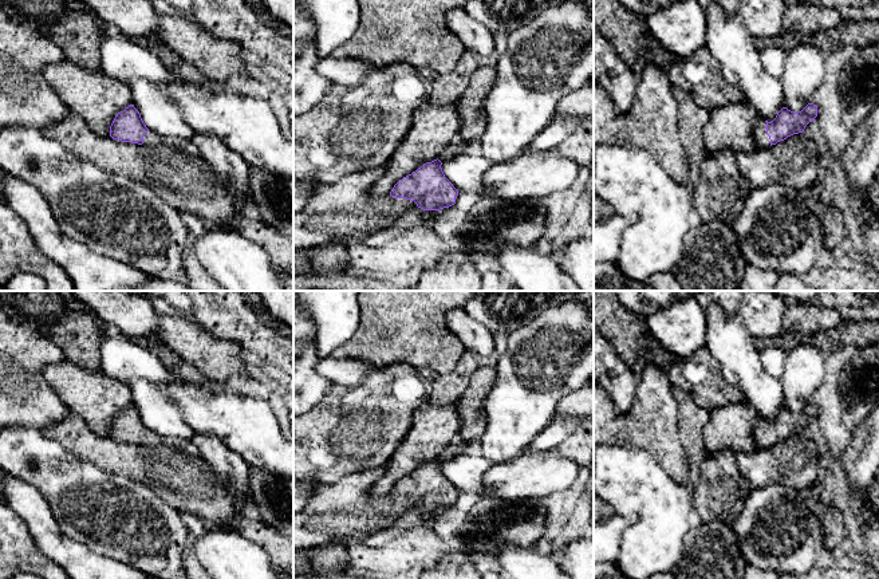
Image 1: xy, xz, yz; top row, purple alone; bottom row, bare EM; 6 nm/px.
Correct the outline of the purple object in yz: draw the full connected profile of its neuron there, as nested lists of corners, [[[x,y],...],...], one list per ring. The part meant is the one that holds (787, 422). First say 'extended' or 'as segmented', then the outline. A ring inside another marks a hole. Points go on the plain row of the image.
extended; [[[808,403],[801,411],[795,413],[783,407],[772,422],[758,418],[754,424],[757,449],[765,449],[803,433],[805,426],[817,417],[817,406]]]

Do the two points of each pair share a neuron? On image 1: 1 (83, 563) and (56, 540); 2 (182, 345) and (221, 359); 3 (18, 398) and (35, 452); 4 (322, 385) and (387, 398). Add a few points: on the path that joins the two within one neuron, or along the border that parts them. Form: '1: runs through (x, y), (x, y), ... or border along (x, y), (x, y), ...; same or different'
1: runs through (77, 560), (63, 547); same
2: runs through (192, 345), (212, 355); same
3: border along (14, 426), (36, 428), (39, 430); different
4: border along (332, 383), (310, 410); different

